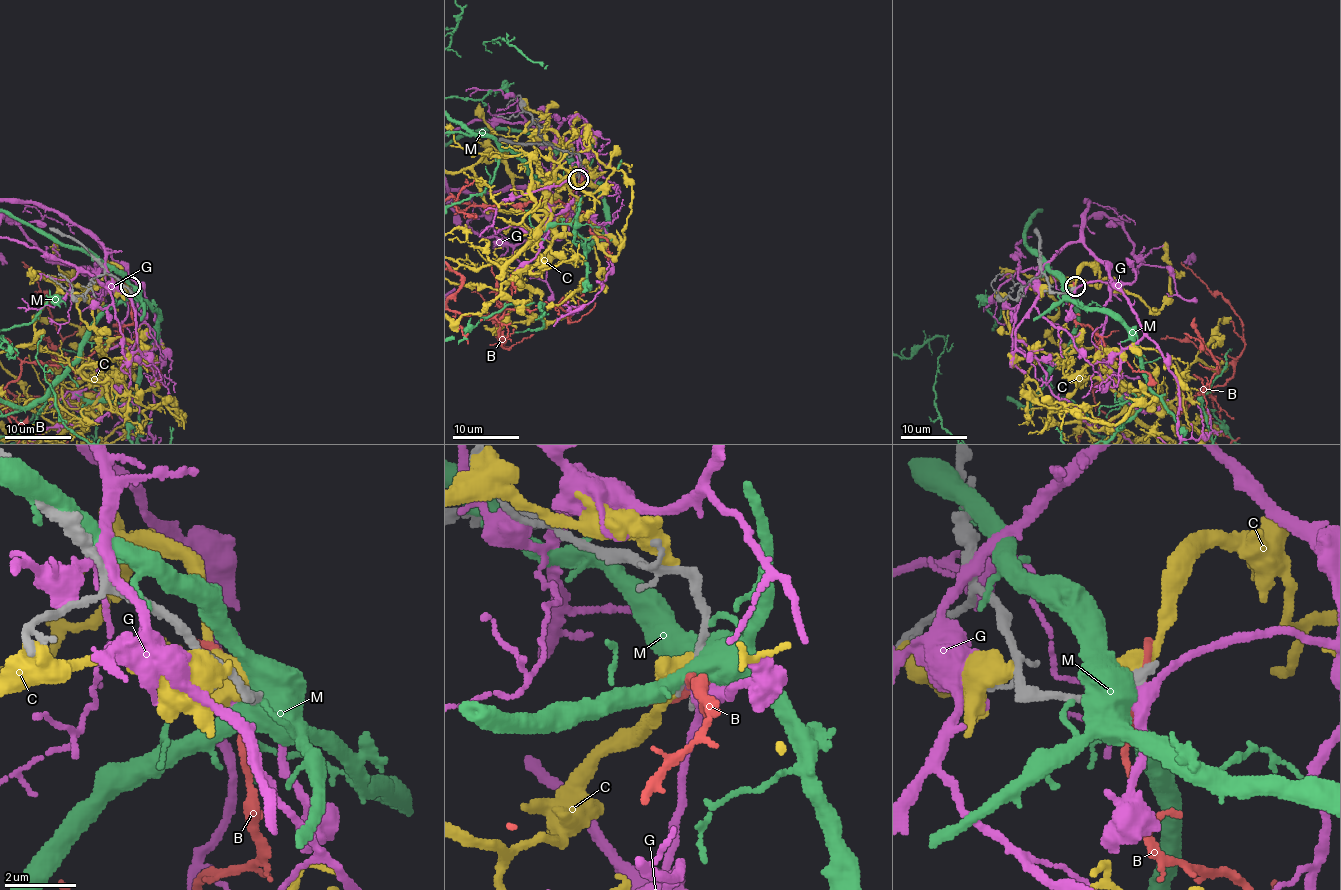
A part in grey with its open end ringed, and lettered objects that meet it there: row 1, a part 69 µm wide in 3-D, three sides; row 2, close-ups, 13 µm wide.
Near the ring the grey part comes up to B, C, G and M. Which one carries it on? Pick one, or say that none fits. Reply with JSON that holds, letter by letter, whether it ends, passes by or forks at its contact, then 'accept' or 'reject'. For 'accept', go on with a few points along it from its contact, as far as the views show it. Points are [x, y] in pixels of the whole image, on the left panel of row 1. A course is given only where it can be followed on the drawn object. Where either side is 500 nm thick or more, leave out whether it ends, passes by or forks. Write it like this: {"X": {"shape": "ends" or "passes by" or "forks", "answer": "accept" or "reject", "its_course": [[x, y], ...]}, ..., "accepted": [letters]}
{"B": {"shape": "passes by", "answer": "reject"}, "C": {"answer": "reject"}, "G": {"shape": "passes by", "answer": "reject"}, "M": {"answer": "reject"}, "accepted": []}

